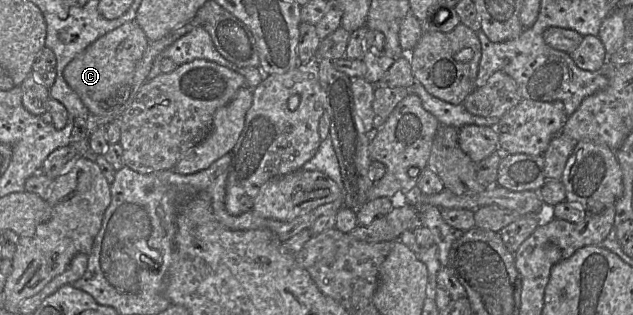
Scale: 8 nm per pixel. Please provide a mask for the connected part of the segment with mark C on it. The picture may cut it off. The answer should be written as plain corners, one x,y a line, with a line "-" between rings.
135,20
106,33
72,59
64,69
64,78
90,113
104,113
99,105
118,86
128,83
149,40

